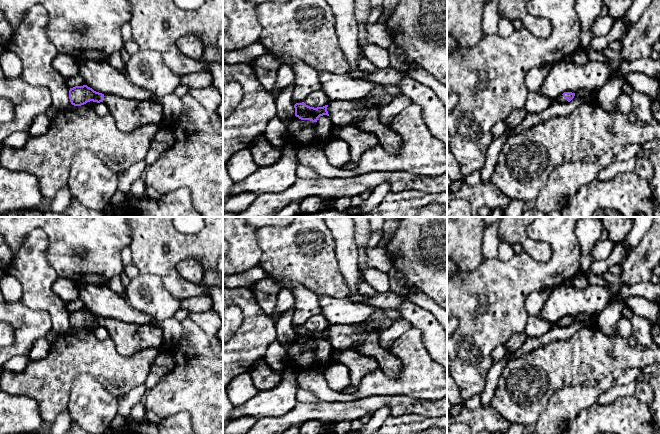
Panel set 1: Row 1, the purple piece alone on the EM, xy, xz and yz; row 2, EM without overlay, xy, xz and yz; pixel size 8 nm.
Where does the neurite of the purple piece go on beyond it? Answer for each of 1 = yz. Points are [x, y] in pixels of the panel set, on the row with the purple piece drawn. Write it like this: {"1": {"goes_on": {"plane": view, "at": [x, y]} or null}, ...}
{"1": {"goes_on": {"plane": "yz", "at": [561, 99]}}}

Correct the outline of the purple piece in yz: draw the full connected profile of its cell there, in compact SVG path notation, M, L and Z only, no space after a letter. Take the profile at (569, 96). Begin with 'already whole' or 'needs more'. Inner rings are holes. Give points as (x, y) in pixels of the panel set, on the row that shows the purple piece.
needs more; M564 92L561 94L558 98L556 98L557 102L560 102L562 104L566 104L570 102L575 96L575 93L572 92Z

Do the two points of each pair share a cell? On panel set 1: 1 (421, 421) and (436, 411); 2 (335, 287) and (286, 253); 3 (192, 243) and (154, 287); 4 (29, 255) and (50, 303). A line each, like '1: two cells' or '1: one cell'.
1: two cells
2: one cell
3: two cells
4: one cell

